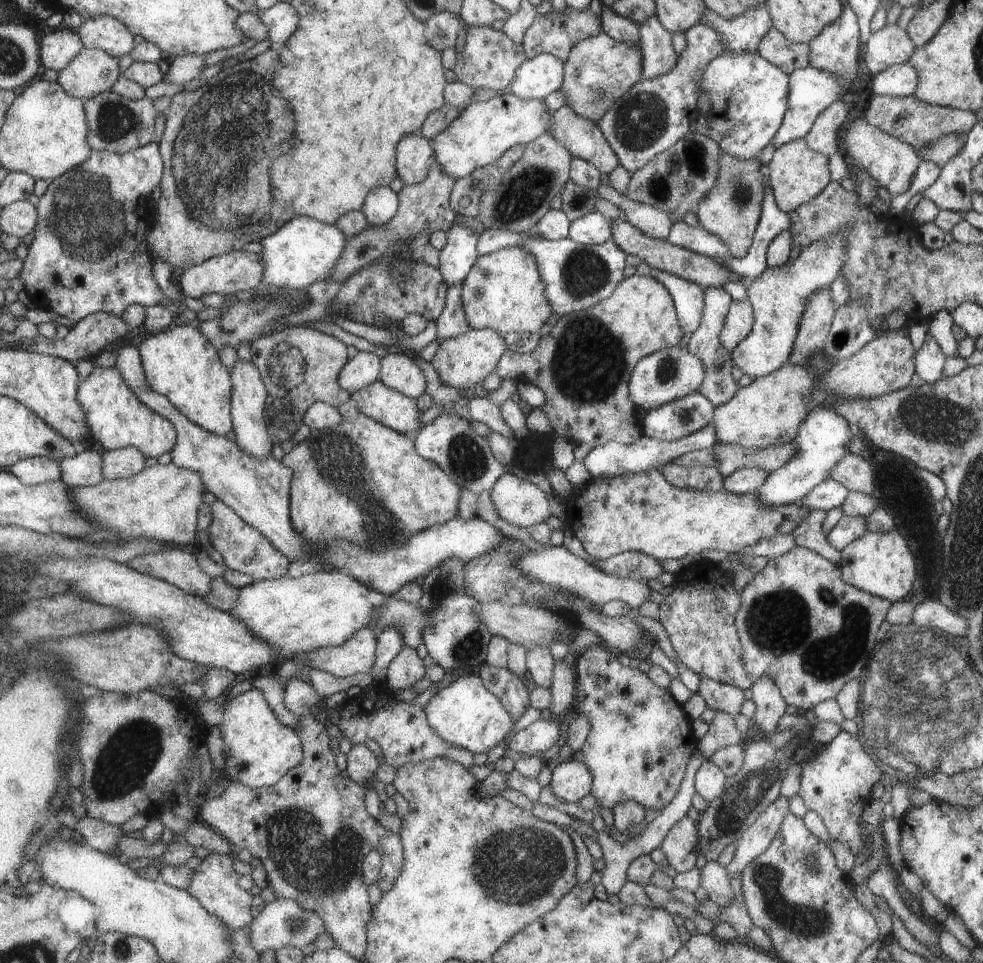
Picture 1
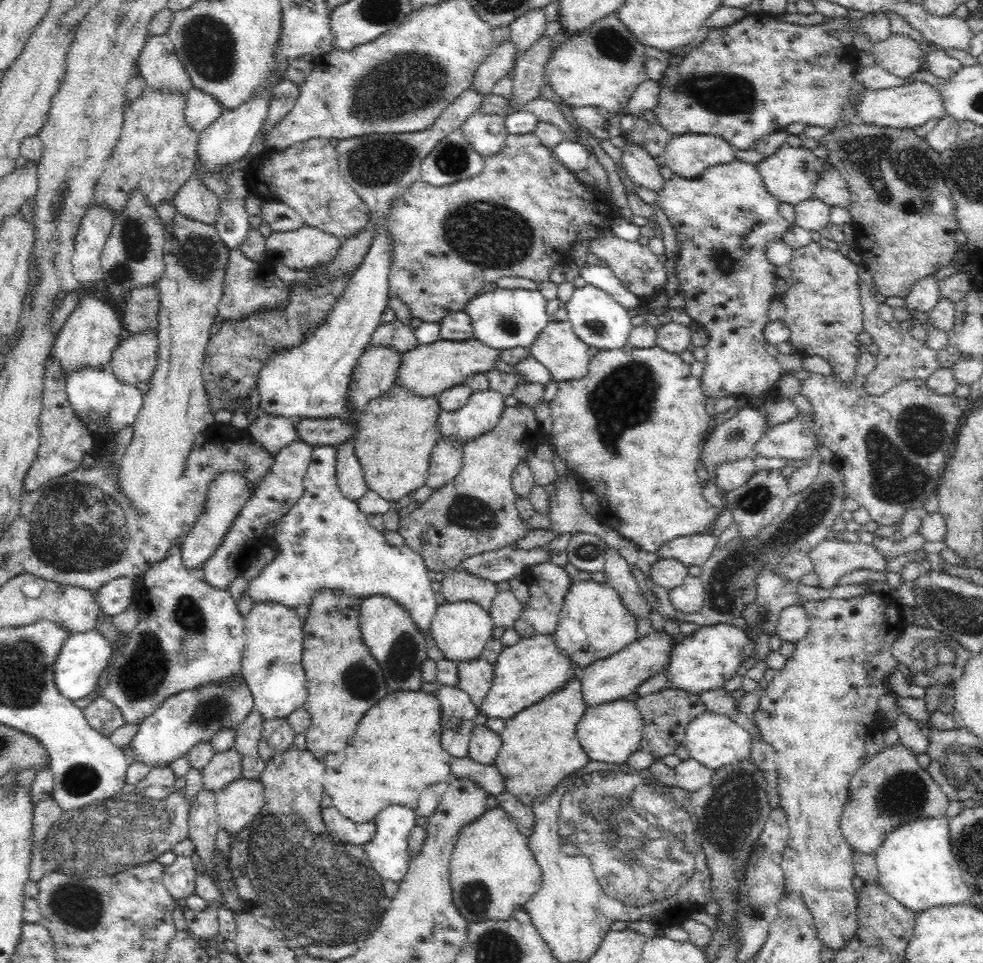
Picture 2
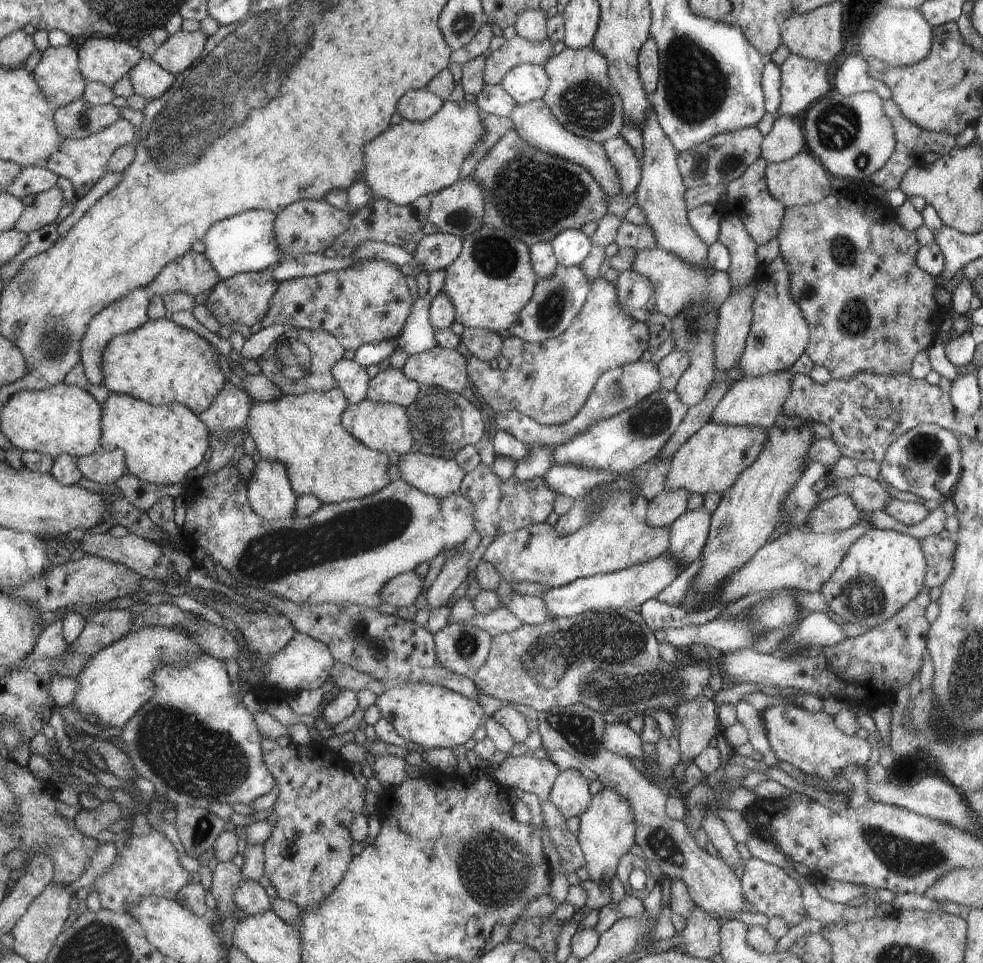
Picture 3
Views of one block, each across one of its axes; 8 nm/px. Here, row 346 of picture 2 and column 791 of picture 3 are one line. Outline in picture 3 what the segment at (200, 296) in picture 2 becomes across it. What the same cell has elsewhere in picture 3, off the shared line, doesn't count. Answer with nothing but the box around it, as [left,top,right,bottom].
[764,150,829,208]

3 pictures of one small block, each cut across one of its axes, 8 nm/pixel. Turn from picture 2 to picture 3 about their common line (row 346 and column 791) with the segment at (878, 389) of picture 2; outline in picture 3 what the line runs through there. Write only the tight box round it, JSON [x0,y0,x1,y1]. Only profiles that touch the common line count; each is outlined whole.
[740,857,808,928]

